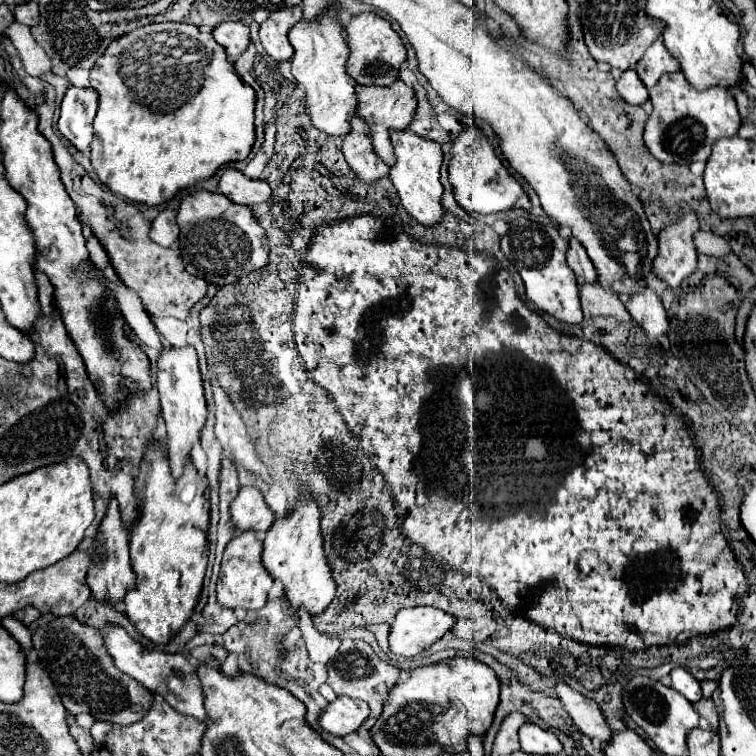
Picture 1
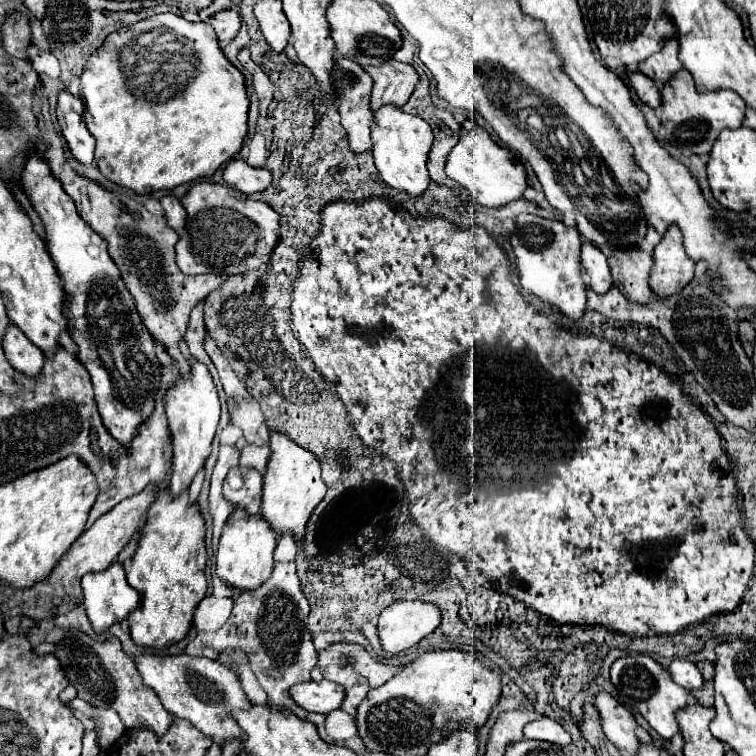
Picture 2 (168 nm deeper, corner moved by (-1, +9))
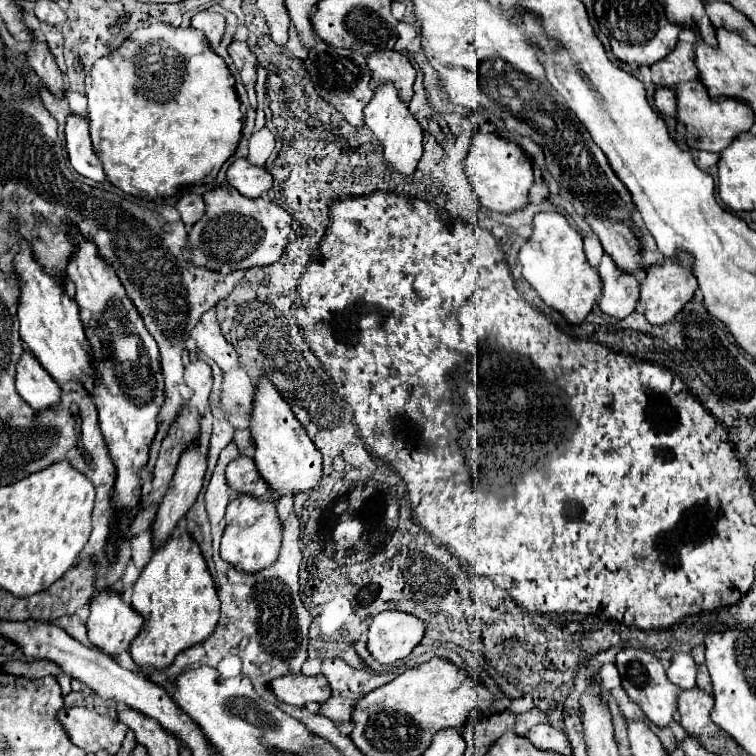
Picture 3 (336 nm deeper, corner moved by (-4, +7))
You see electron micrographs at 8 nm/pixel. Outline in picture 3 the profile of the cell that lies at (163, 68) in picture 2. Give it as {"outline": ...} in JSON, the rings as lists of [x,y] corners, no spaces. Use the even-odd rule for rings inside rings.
{"outline":[[[156,22],[134,30],[116,50],[94,62],[86,76],[86,96],[90,134],[84,116],[70,112],[66,118],[66,148],[72,168],[96,182],[106,182],[108,178],[122,192],[142,200],[166,198],[178,194],[180,188],[214,182],[222,164],[234,154],[242,138],[244,114],[236,96],[234,76],[196,28],[176,28]]]}

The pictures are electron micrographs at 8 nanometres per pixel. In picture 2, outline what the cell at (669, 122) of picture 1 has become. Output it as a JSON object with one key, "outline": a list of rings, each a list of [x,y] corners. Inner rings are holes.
{"outline":[[[681,68],[675,72],[667,84],[661,88],[663,94],[663,128],[669,142],[675,142],[685,156],[689,154],[709,154],[713,142],[717,140],[719,132],[725,128],[735,128],[743,124],[745,118],[745,102],[731,90],[717,90],[717,92],[697,92],[689,70]]]}

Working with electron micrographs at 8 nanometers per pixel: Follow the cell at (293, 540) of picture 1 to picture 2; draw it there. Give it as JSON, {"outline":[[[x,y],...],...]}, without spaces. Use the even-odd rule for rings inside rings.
{"outline":[[[277,430],[269,432],[269,448],[271,456],[267,462],[267,472],[263,476],[261,516],[271,524],[277,534],[291,532],[295,538],[303,538],[309,514],[323,500],[327,490],[321,480],[321,464],[315,454]]]}

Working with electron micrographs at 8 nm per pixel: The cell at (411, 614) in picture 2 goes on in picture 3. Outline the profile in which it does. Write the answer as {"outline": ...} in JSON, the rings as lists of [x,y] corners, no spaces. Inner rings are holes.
{"outline":[[[380,612],[368,630],[368,650],[380,664],[406,658],[424,638],[426,626],[414,614]]]}

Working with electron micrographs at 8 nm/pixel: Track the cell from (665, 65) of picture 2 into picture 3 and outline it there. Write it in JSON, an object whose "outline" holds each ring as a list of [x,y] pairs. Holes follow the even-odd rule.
{"outline":[[[678,42],[676,48],[666,56],[666,60],[660,60],[650,66],[652,70],[652,82],[656,86],[674,88],[678,82],[696,80],[698,70],[694,66],[694,52],[690,42]]]}

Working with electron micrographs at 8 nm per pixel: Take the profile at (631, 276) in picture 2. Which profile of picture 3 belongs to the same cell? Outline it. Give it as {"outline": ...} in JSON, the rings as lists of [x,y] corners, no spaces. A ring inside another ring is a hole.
{"outline":[[[592,218],[590,228],[600,238],[604,252],[616,262],[622,272],[636,274],[644,268],[642,246],[628,226],[612,220]]]}

